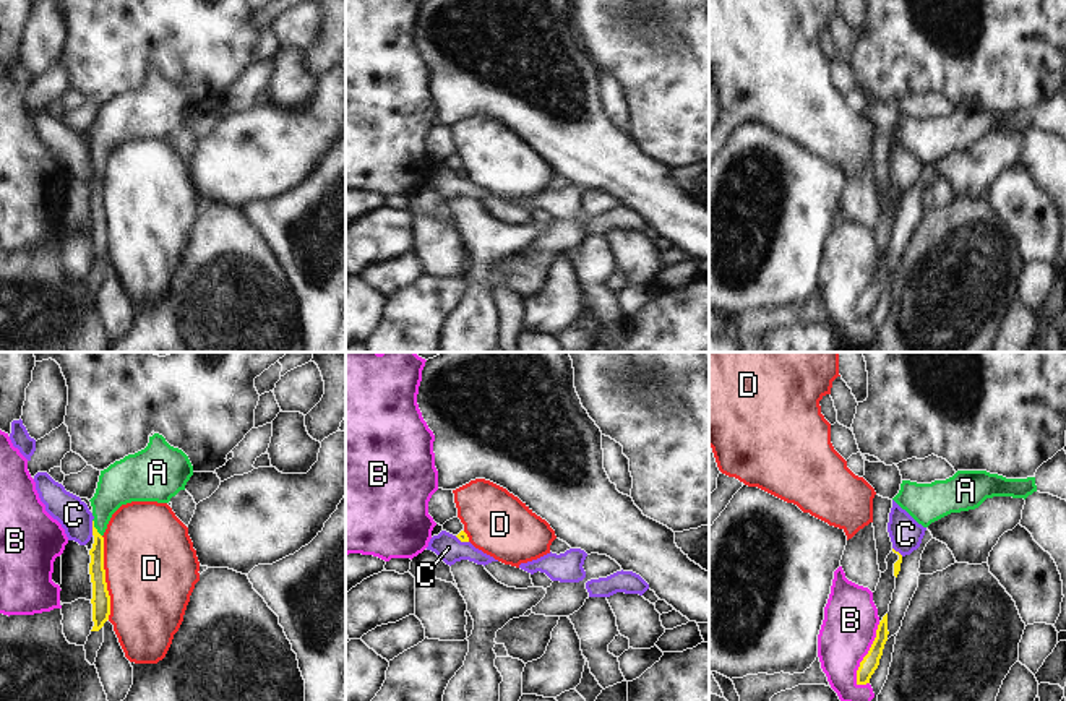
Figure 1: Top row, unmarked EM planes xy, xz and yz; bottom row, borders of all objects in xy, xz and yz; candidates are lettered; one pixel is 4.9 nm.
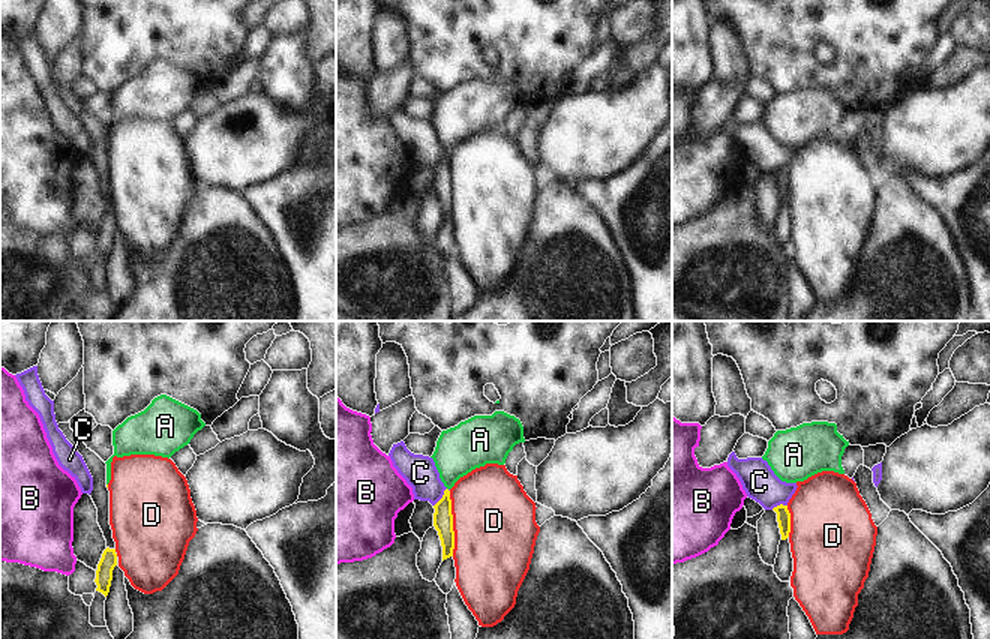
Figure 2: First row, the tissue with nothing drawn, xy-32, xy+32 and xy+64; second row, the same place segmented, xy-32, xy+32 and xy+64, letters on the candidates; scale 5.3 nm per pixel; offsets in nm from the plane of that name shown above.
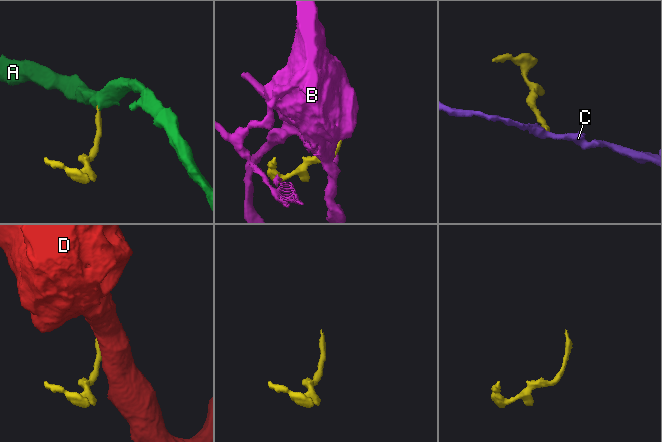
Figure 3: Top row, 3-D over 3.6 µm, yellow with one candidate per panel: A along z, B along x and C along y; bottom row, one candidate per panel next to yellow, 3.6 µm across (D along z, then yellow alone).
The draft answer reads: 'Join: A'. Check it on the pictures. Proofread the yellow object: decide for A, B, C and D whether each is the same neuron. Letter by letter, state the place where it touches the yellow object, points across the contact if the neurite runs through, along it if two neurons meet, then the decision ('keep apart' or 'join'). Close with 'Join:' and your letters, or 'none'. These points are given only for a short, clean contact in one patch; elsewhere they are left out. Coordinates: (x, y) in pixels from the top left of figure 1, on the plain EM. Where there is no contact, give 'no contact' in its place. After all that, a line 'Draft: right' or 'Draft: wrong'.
A: meets yellow in xy at (94, 164); runs through xy (96, 203), (94, 164), (106, 137), (119, 120); join
B: meets yellow in yz at (867, 291); keep apart
C: meets yellow in xy at (93, 164); border along xy (91, 158), (93, 171); keep apart
D: meets yellow in xy at (104, 215); border along xy (101, 172), (109, 255); keep apart
Join: A
Draft: right

